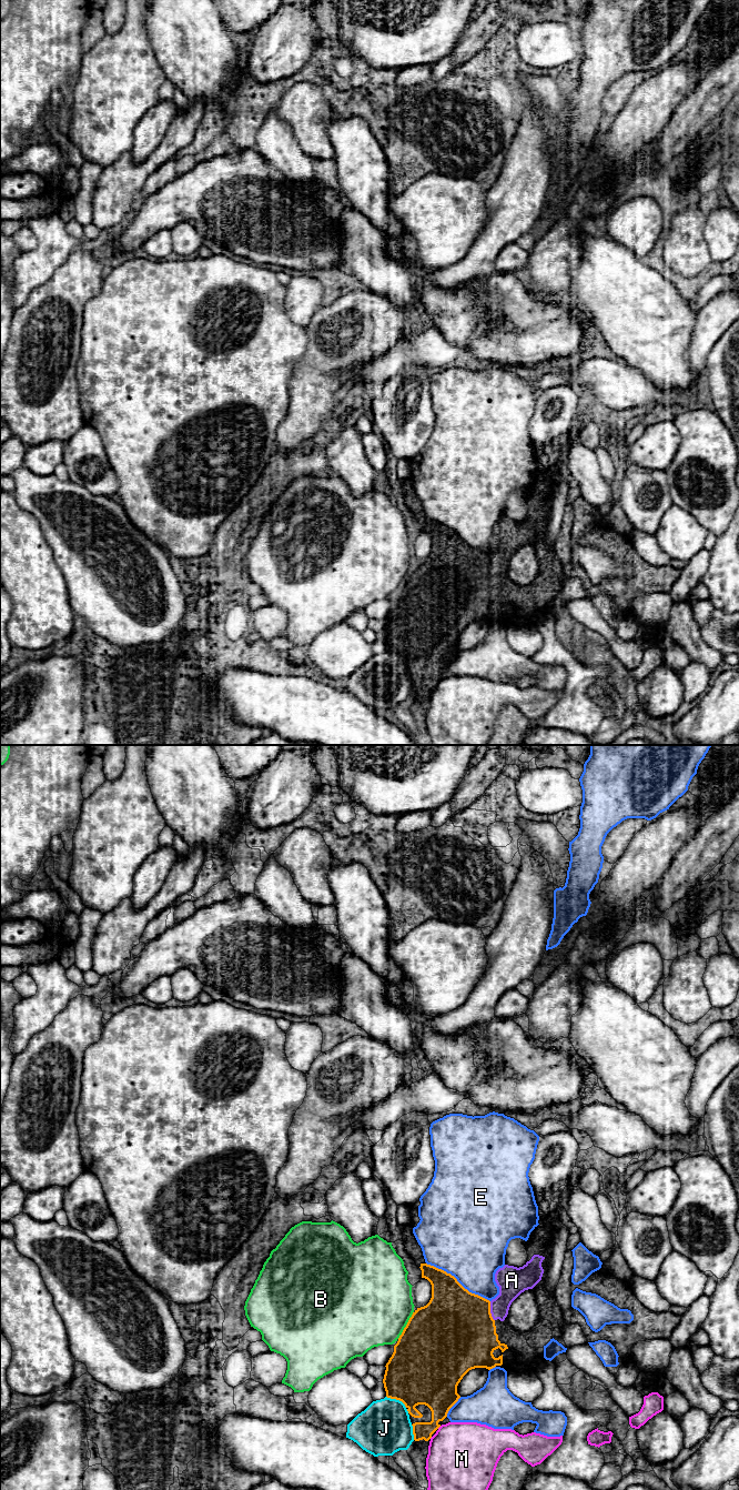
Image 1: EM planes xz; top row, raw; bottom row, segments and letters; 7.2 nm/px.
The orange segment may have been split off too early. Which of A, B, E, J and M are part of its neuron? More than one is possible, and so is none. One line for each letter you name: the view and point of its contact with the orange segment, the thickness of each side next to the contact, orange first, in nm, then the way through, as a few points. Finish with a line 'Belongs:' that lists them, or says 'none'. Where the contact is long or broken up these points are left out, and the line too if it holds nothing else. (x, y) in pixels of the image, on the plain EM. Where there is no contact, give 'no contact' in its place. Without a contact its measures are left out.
A: meets orange in xz at (489, 565); 500 nm thick on the orange side, 180 nm on the other; runs through xz (458, 580), (469, 572), (489, 565), (508, 546), (512, 539)
Belongs: A

